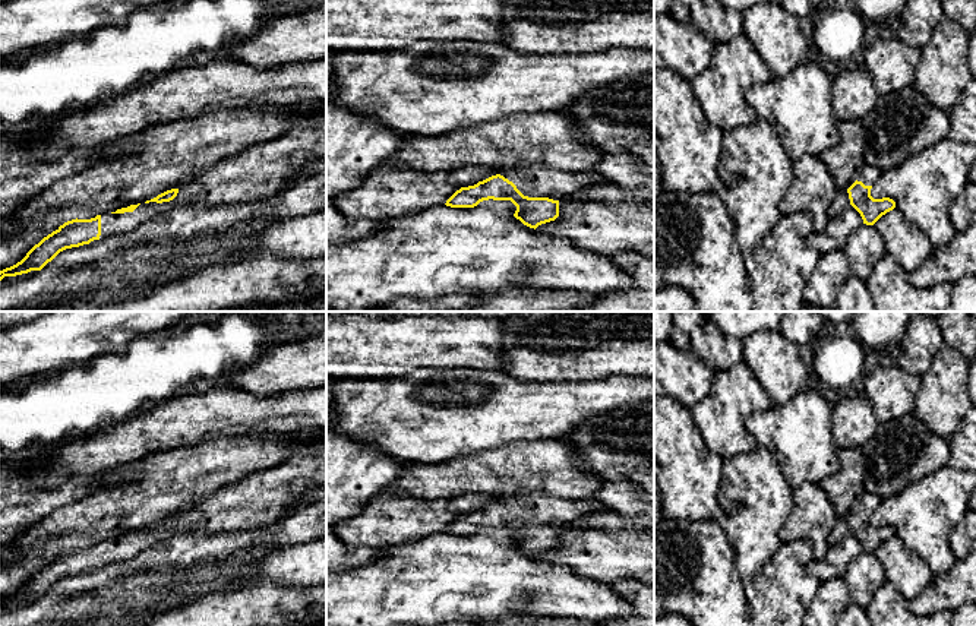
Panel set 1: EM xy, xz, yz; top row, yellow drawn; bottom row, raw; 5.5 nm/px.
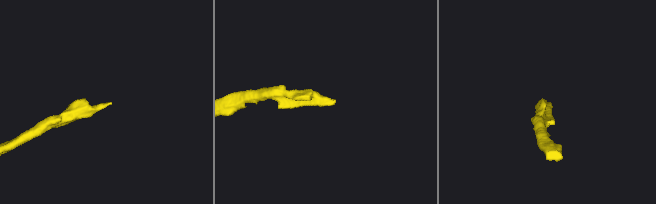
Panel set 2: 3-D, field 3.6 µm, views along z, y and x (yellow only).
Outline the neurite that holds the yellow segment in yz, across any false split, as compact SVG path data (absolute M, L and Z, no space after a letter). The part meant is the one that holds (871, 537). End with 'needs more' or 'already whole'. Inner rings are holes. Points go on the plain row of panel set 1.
M863 493L857 497L852 513L847 518L838 518L836 527L828 535L828 543L837 544L847 534L853 534L862 544L863 551L874 553L882 543L896 535L890 525L874 527L871 516L881 499L876 494Z; needs more

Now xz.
M517 491L499 496L496 503L492 503L474 513L461 515L448 528L451 535L474 535L483 528L511 528L517 538L514 544L530 556L537 556L541 551L555 548L559 544L559 529L568 527L574 519L609 510L601 503L590 500L566 500L552 496L546 491Z; needs more

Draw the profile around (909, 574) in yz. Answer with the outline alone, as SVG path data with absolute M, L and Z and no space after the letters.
M897 535L882 543L875 551L885 579L907 600L916 598L934 576L926 562L912 553Z

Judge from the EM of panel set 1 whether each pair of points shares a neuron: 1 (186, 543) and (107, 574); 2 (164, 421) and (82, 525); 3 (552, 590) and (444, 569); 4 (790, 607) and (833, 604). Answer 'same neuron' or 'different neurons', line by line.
1: same neuron
2: different neurons
3: same neuron
4: different neurons

